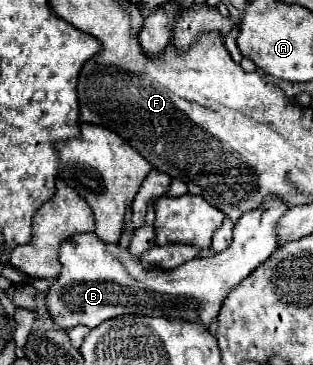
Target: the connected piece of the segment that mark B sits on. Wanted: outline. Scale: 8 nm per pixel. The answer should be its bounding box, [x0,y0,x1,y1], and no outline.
[48,195,292,327]

